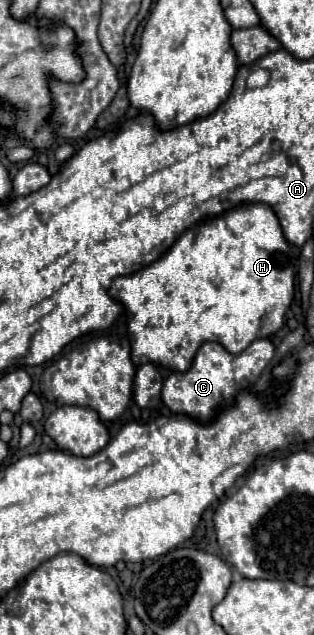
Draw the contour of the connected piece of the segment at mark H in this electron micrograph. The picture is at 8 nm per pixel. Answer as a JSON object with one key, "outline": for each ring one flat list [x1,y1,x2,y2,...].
{"outline":[[246,204,246,206,238,206,234,210,228,210,224,212,222,216,218,218,208,218,208,220,202,220,200,224,196,224,194,228,186,230,178,240,176,244,162,256,158,258,156,262,152,262,150,266,142,268,140,272,132,274,132,276,122,276,122,278,116,278,108,290,108,294,118,302,122,304,124,312,126,312,126,322,128,322,128,338,132,340,132,362,138,366,142,362,150,362,150,364,158,364,158,366,164,366,168,370,174,370,174,372,186,372,194,360,194,354,196,350,204,344,204,342,218,342,222,344,230,354,240,354,250,342,254,342,256,338,268,338,272,336,274,332,278,332,284,324,284,314,292,302,292,296,294,296,294,254,292,254,292,248,290,244,286,242,286,238,282,236,282,228,278,224,278,218,276,214,272,212,270,206,266,204]]}

